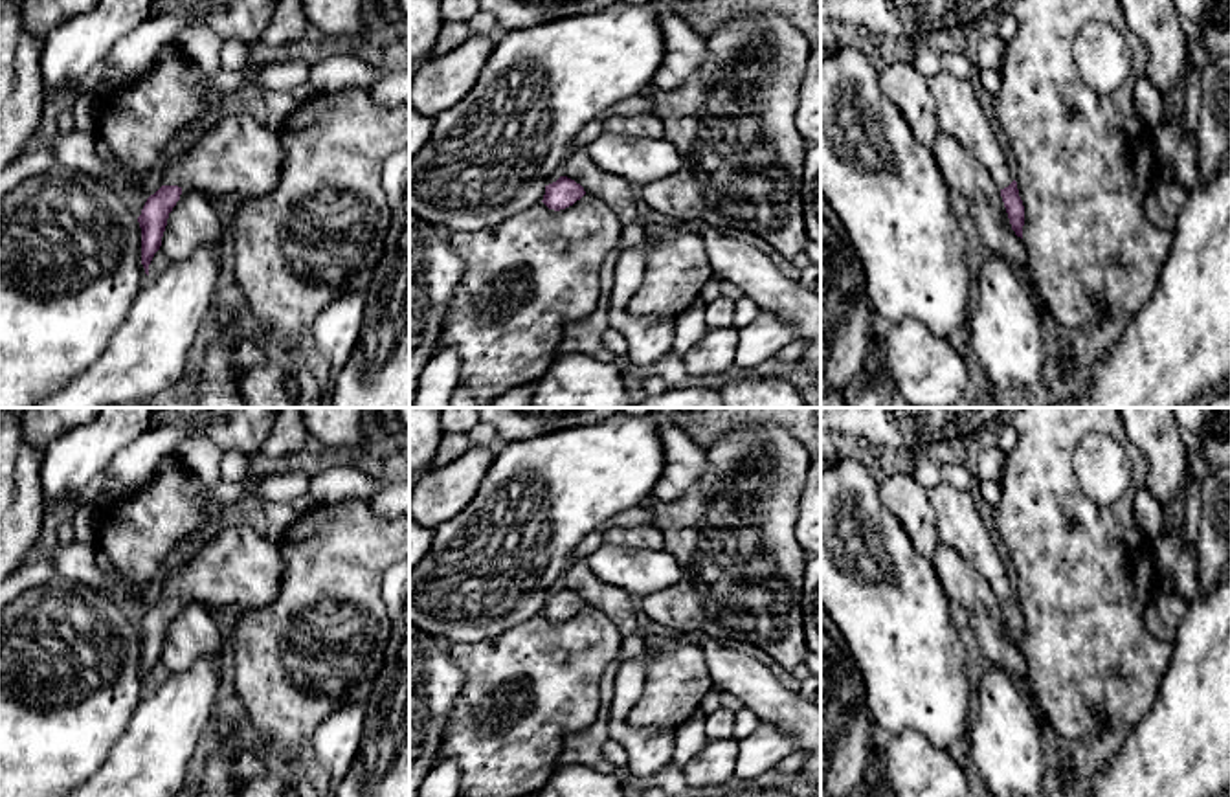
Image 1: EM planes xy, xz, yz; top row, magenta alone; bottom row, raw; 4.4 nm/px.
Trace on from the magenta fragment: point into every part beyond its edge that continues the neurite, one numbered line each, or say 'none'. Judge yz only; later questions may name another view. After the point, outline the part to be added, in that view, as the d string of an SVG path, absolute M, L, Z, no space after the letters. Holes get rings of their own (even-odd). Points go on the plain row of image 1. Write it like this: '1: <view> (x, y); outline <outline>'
1: yz (959, 524); outline M942 481L927 488L927 496L934 509L938 540L978 569L991 584L999 601L1008 599L1013 588L971 494Z

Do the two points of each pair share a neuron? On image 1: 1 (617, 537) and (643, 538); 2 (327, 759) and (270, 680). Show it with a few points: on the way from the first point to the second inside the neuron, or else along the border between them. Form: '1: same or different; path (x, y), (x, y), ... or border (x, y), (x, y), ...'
1: same; path (623, 537), (637, 537)
2: different; border (344, 707), (338, 707), (316, 728), (305, 761)

